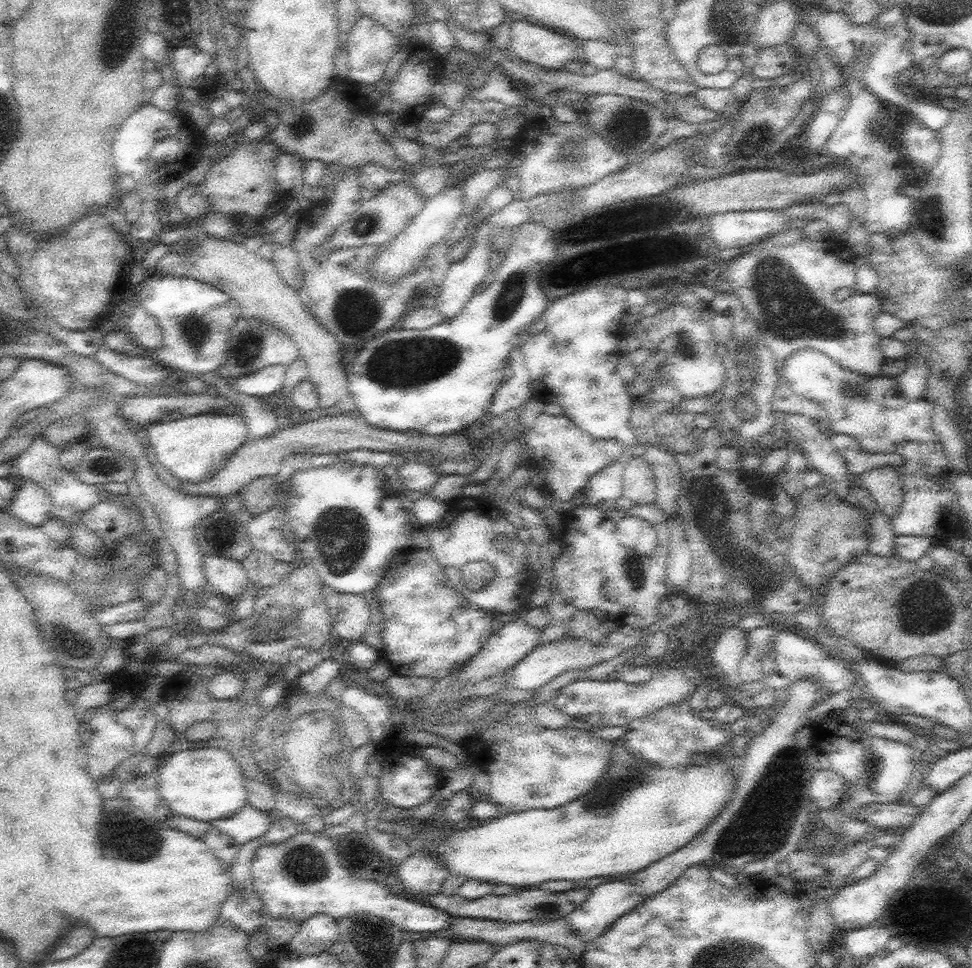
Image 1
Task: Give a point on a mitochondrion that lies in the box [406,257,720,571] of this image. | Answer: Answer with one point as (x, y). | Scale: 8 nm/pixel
(517, 284)

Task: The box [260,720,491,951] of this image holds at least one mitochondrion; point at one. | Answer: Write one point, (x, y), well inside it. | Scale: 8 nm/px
(303, 865)

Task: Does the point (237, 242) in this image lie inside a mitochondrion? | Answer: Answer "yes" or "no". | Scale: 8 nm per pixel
no

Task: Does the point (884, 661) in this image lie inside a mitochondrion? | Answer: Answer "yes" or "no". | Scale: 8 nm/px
no

